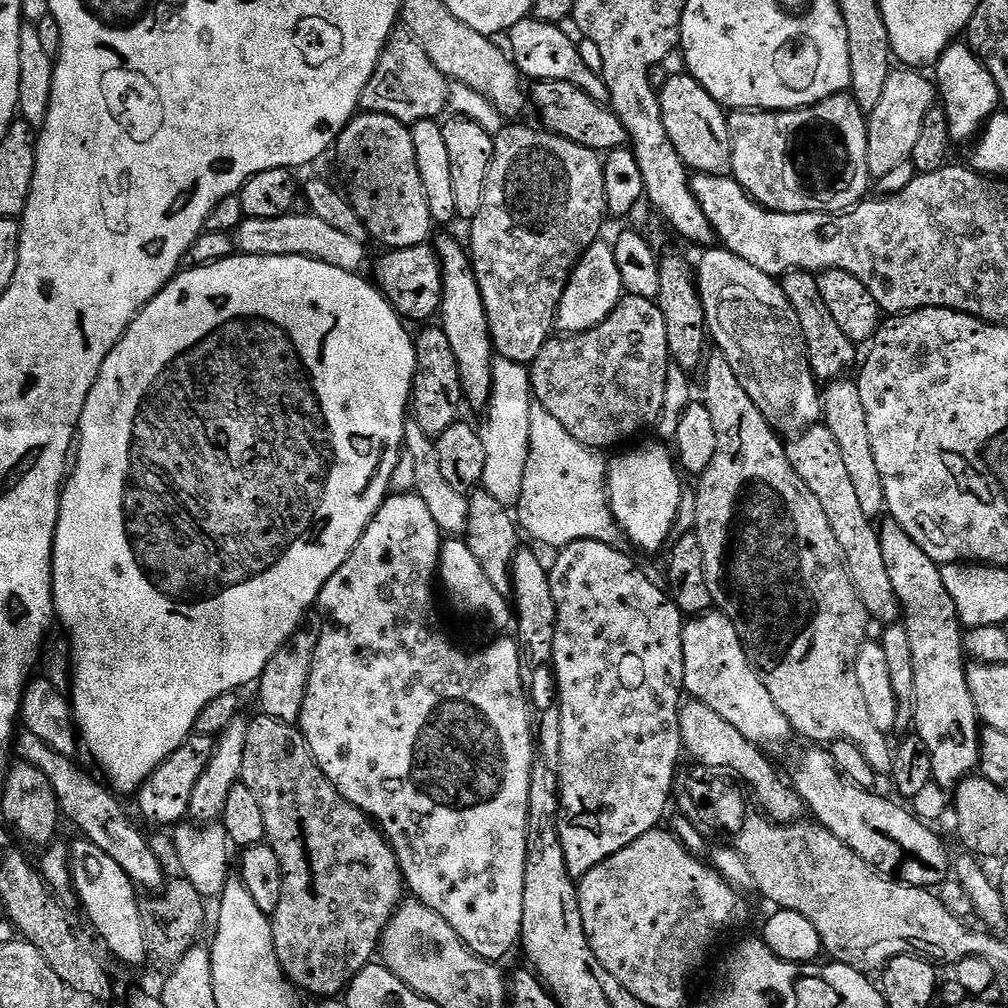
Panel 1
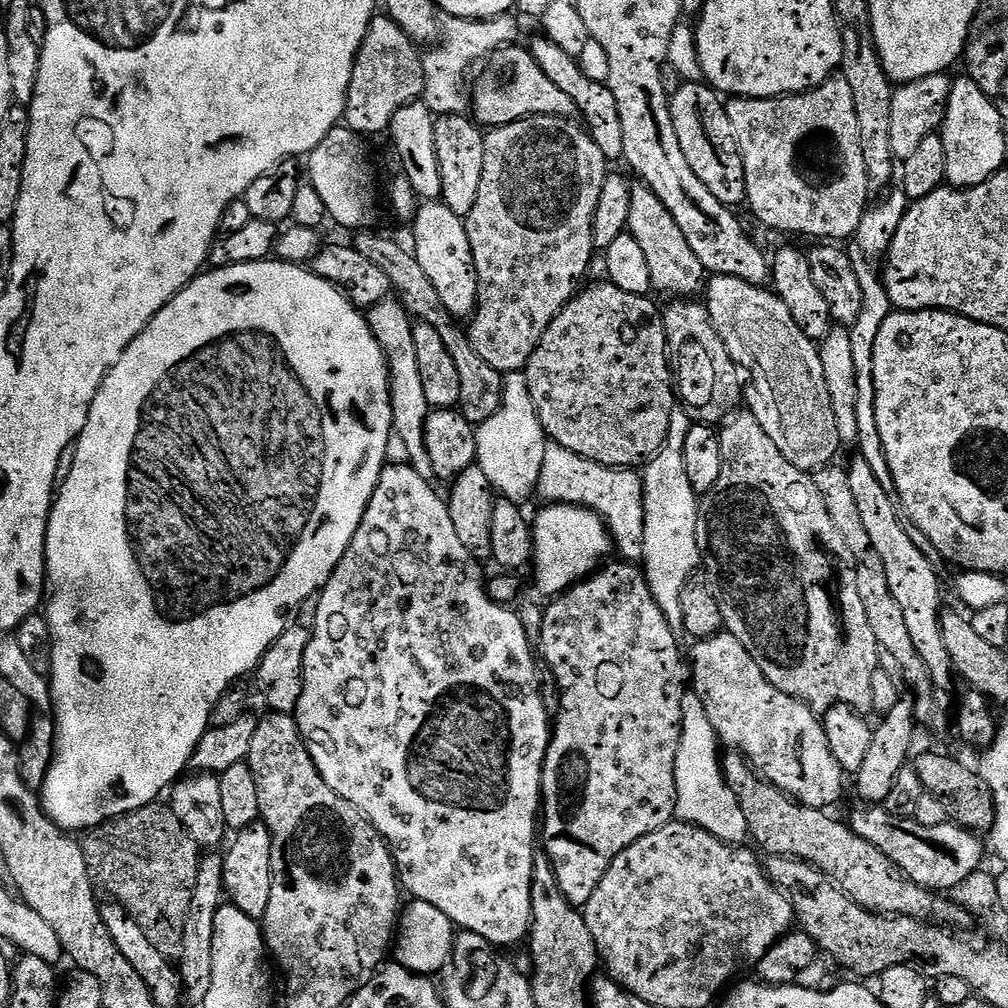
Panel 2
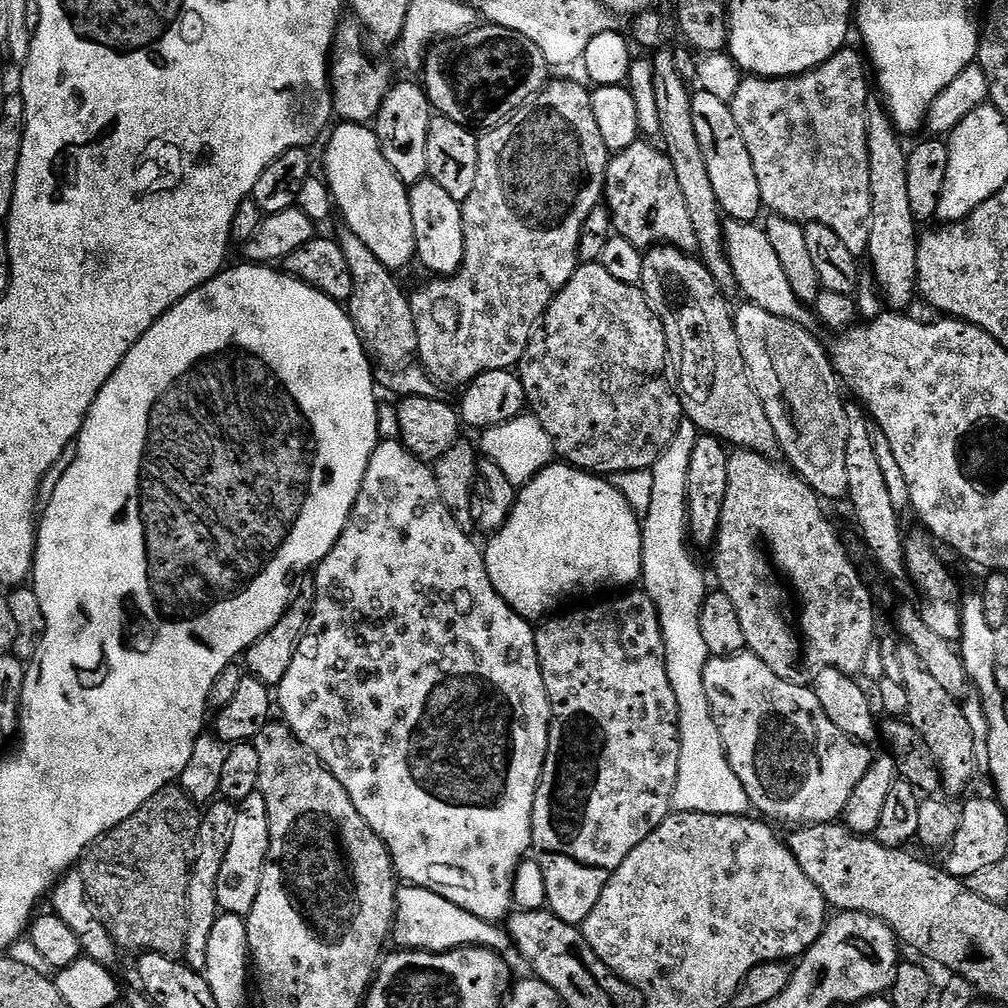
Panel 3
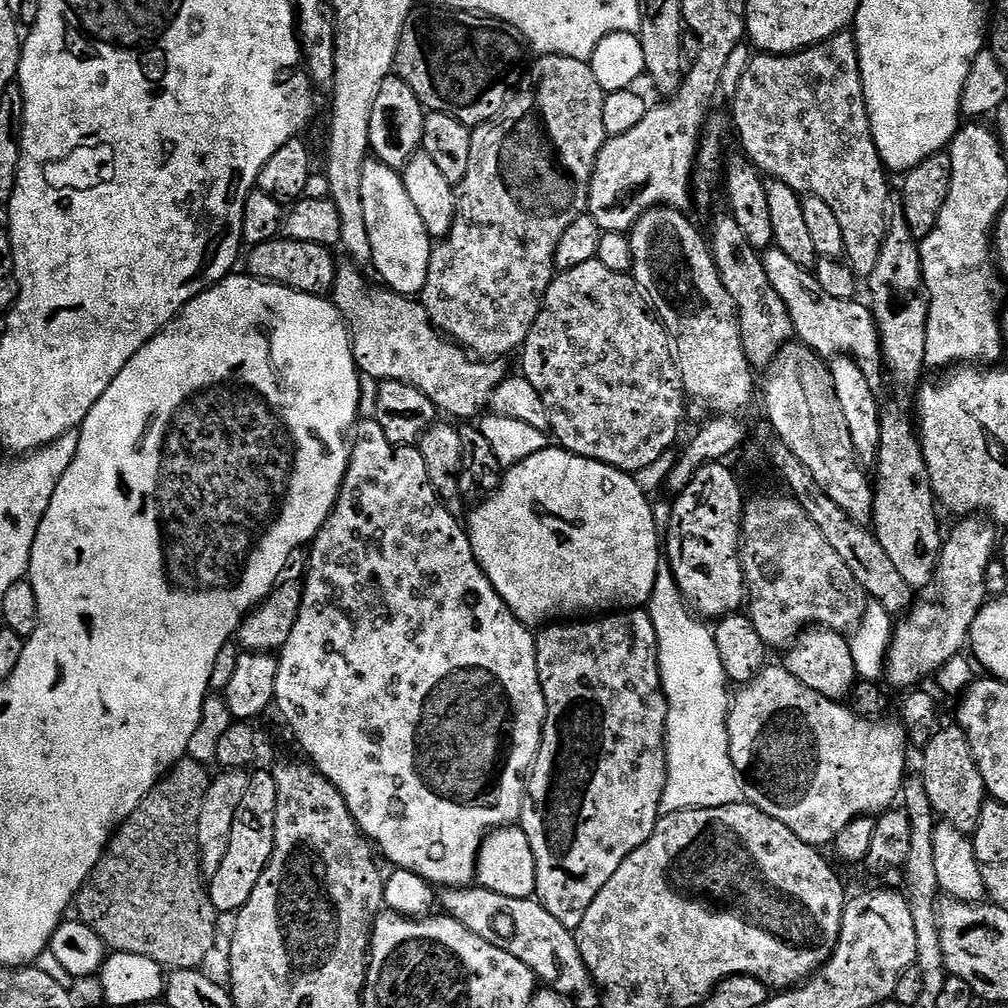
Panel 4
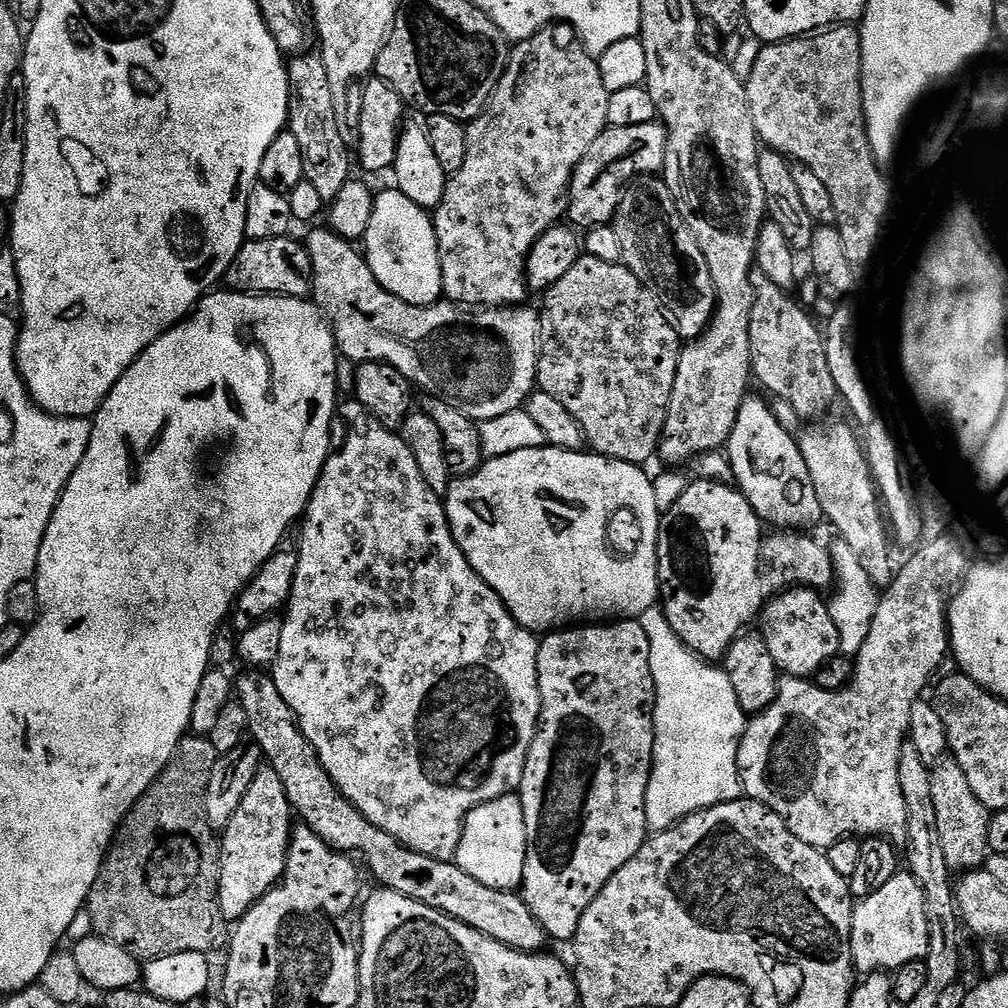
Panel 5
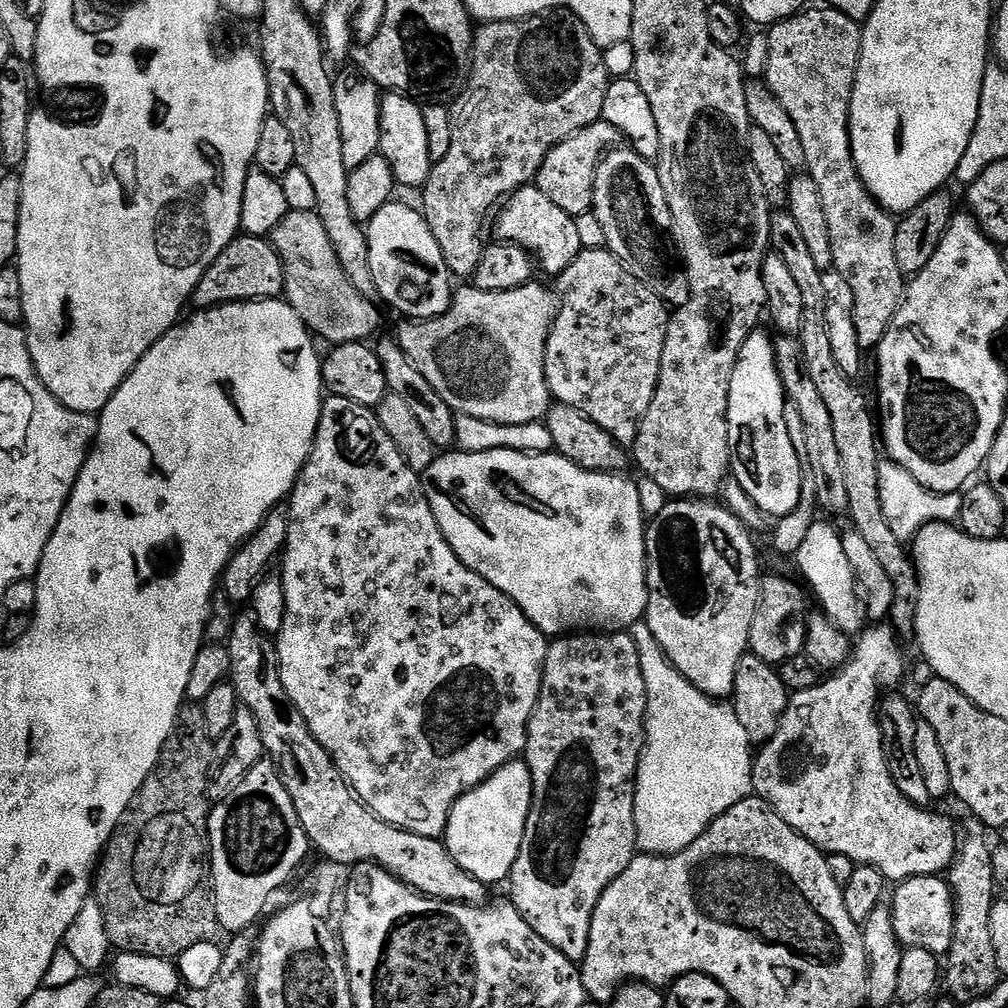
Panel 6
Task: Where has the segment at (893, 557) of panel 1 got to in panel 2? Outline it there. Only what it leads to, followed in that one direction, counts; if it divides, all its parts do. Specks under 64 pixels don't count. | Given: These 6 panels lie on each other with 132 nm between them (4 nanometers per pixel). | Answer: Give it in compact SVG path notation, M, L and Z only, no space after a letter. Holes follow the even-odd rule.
M859 454L853 456L852 464L847 465L850 490L854 494L862 523L866 526L866 534L874 550L878 550L878 558L882 558L886 582L890 582L890 590L898 601L898 606L902 606L902 614L906 617L906 626L909 627L910 639L914 641L918 658L922 658L922 662L926 664L926 670L930 672L930 678L937 689L948 690L952 680L954 681L954 669L940 625L945 605L943 606L944 592L940 589L940 576L936 573L937 565L928 561L926 554L922 554L918 547L910 542L905 521L900 521L902 512L893 493L882 488L878 476L871 470L866 458Z

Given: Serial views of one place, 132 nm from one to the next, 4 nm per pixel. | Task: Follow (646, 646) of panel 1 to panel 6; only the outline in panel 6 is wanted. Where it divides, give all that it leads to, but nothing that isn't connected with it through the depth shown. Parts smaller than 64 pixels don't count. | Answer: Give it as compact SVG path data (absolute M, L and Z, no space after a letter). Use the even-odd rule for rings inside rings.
M627 631L601 632L599 634L569 634L553 639L548 645L544 677L540 687L540 697L536 703L534 714L528 723L528 741L522 753L522 759L528 764L533 778L532 808L526 818L525 836L521 849L518 850L517 861L514 862L510 875L512 896L510 902L520 911L522 918L554 950L566 954L573 962L583 960L586 946L590 946L590 922L594 914L594 906L598 906L598 898L630 866L630 862L638 854L636 846L636 823L634 822L634 806L636 805L636 771L640 765L640 755L644 753L644 734L648 719L648 691L642 678L642 662L638 654L638 646L634 646L634 638Z

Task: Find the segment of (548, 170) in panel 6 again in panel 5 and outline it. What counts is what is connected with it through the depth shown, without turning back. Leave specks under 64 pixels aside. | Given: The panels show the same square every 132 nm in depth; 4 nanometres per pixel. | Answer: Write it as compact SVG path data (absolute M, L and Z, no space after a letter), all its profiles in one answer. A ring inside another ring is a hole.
M659 122L605 128L604 132L598 134L598 138L594 138L572 171L566 197L567 223L580 230L597 228L603 224L611 225L624 189L637 178L651 177L663 169L667 141L668 134Z

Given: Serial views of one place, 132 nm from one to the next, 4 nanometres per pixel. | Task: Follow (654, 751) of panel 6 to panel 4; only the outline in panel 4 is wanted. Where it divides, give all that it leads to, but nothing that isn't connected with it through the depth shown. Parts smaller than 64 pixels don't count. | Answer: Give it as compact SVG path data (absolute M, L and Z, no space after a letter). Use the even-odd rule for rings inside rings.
M668 566L660 569L646 611L654 622L654 634L658 634L660 681L668 703L664 735L668 744L668 773L661 809L669 813L741 803L742 786L728 745L730 681L722 670L722 658L718 658L713 629L709 625L707 628L704 625L707 623L685 604Z

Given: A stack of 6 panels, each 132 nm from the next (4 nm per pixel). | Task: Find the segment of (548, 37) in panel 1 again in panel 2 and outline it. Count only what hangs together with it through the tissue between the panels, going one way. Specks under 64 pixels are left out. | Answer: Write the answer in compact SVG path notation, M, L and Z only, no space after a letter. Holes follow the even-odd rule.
M537 36L537 40L530 44L532 57L542 66L542 70L546 70L546 76L550 78L550 82L554 82L554 86L559 86L564 93L570 94L570 98L574 98L579 115L584 115L583 127L588 129L590 138L594 138L598 150L602 150L602 154L610 162L623 161L626 141L622 134L622 117L618 115L618 102L608 85L586 78L586 74L582 74L577 57L566 54L562 46L558 46L547 36Z

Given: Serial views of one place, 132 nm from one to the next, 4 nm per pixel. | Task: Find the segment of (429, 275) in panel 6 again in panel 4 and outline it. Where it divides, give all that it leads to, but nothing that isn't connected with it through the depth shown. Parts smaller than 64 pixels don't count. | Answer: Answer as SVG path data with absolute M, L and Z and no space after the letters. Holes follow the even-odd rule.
M366 159L362 170L362 210L366 234L370 236L371 267L376 267L377 274L385 280L381 281L391 291L399 296L419 297L426 286L434 240L422 226L410 194L406 194L403 175L380 160Z

